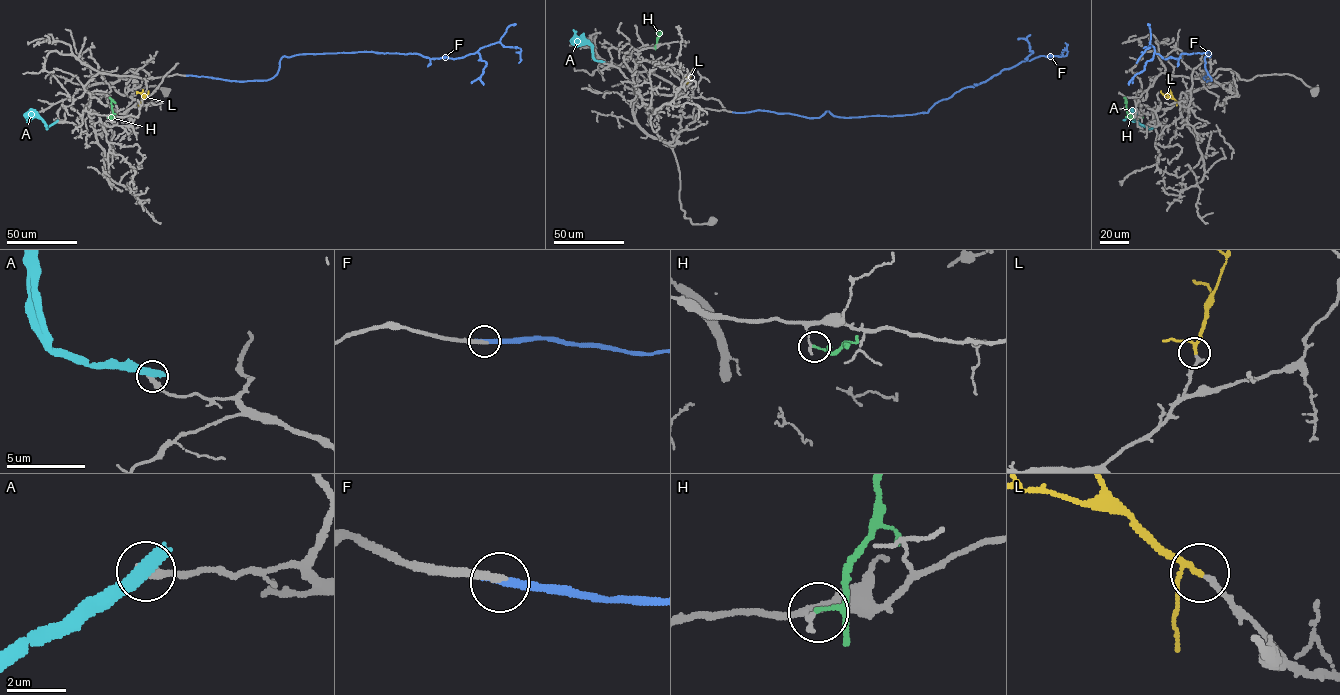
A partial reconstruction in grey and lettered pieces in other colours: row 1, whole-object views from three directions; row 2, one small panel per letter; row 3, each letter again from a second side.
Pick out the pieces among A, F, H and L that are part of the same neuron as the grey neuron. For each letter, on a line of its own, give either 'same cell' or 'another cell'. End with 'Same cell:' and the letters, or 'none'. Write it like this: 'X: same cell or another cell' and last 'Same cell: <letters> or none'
A: another cell
F: same cell
H: another cell
L: same cell
Same cell: F, L

